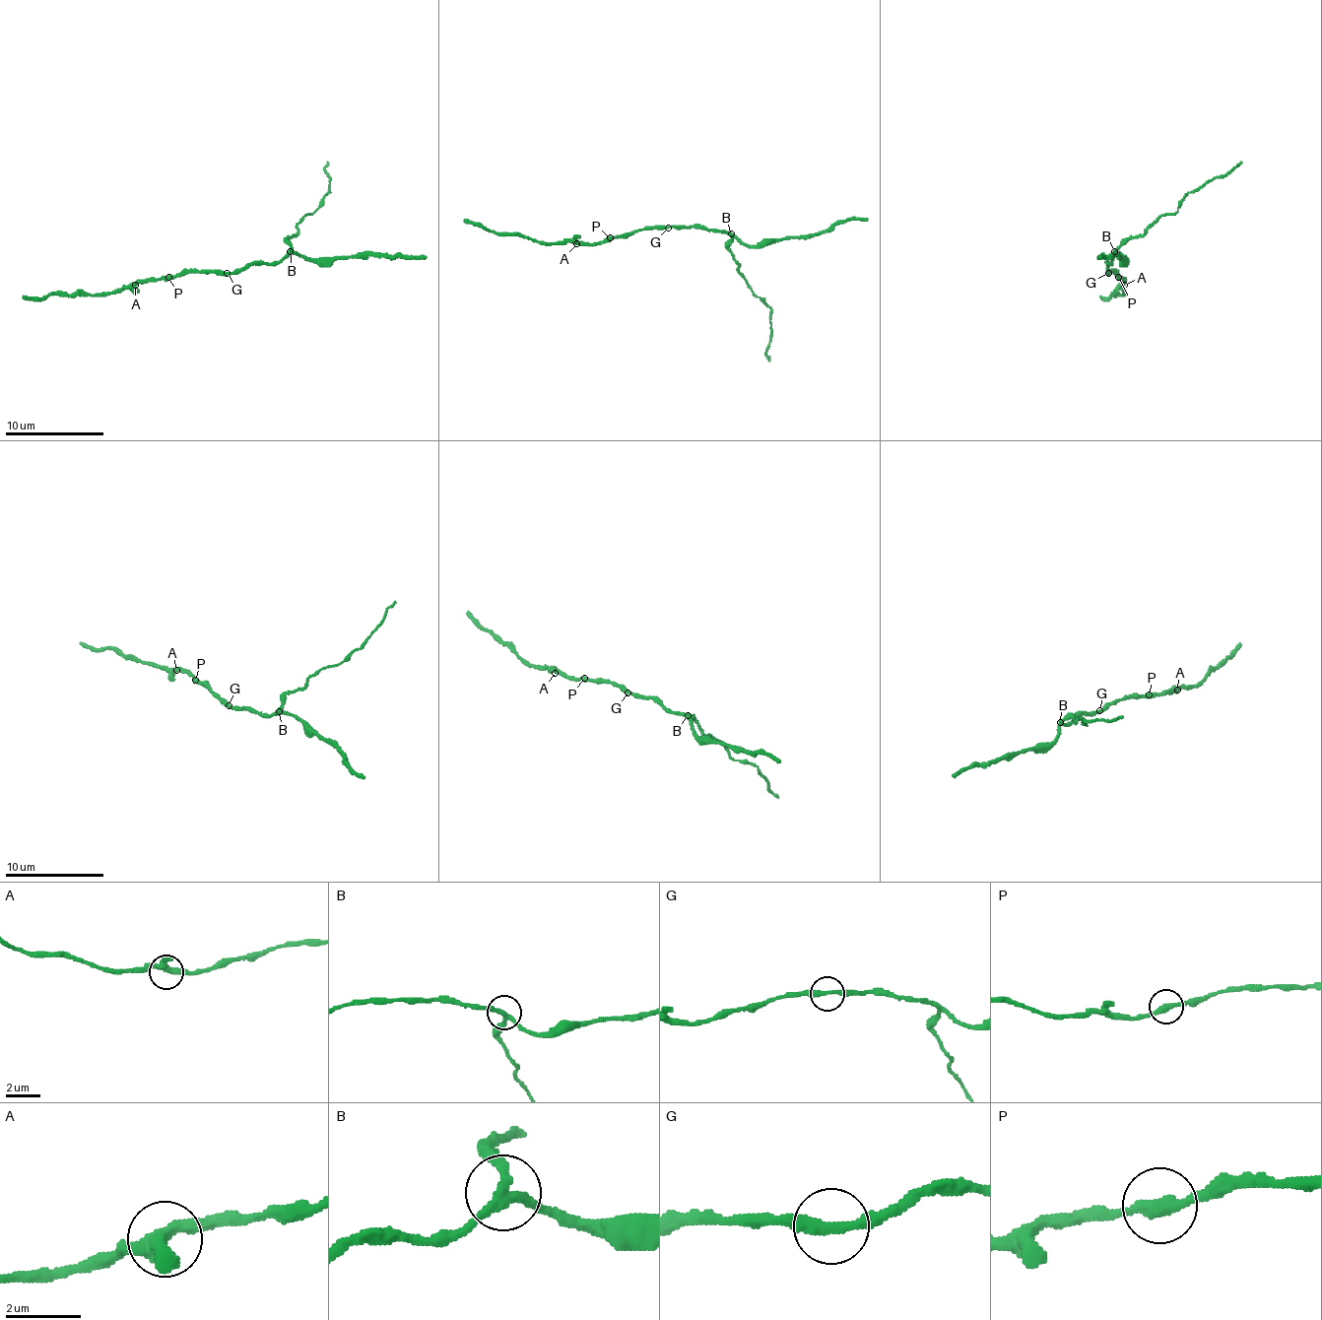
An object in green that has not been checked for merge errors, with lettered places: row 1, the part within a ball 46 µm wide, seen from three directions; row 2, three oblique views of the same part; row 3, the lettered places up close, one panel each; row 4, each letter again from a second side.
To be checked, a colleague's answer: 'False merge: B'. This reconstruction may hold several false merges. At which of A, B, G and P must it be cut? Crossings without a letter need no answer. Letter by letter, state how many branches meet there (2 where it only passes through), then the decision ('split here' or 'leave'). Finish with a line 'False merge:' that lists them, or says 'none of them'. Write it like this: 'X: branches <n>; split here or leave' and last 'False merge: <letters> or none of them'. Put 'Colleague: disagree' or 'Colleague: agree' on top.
Colleague: agree
A: branches 3; leave
B: branches 3; split here
G: branches 2; leave
P: branches 2; leave
False merge: B

